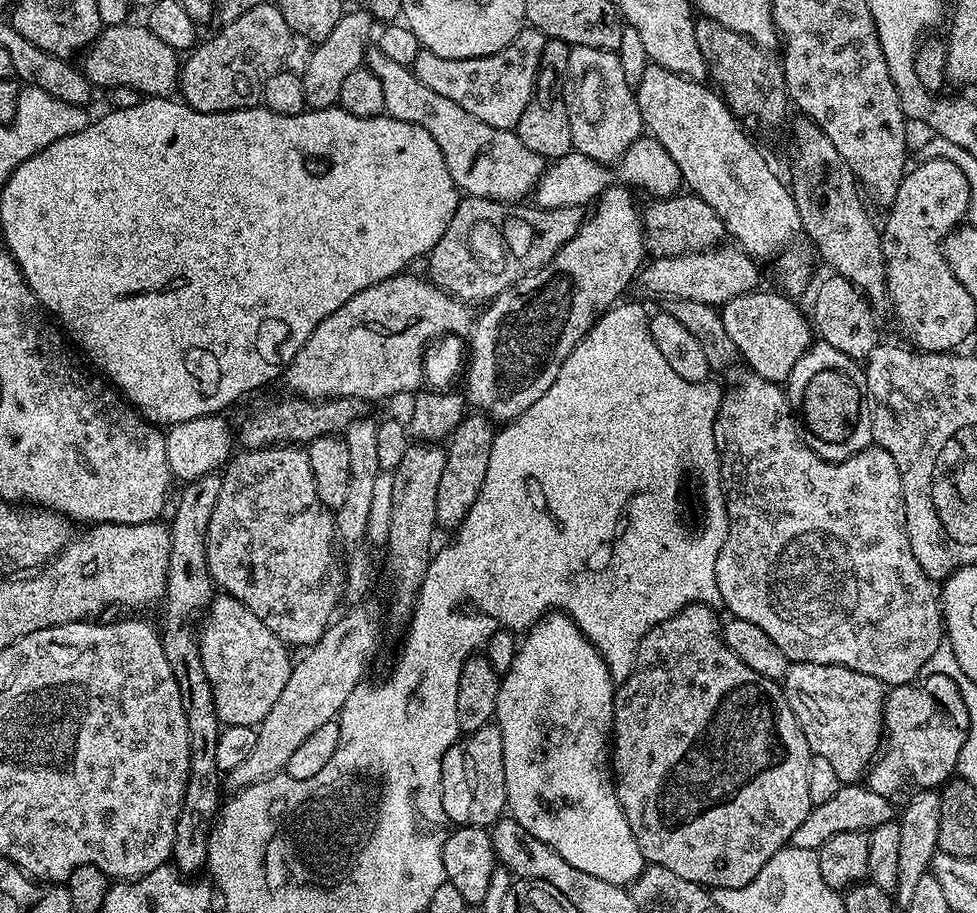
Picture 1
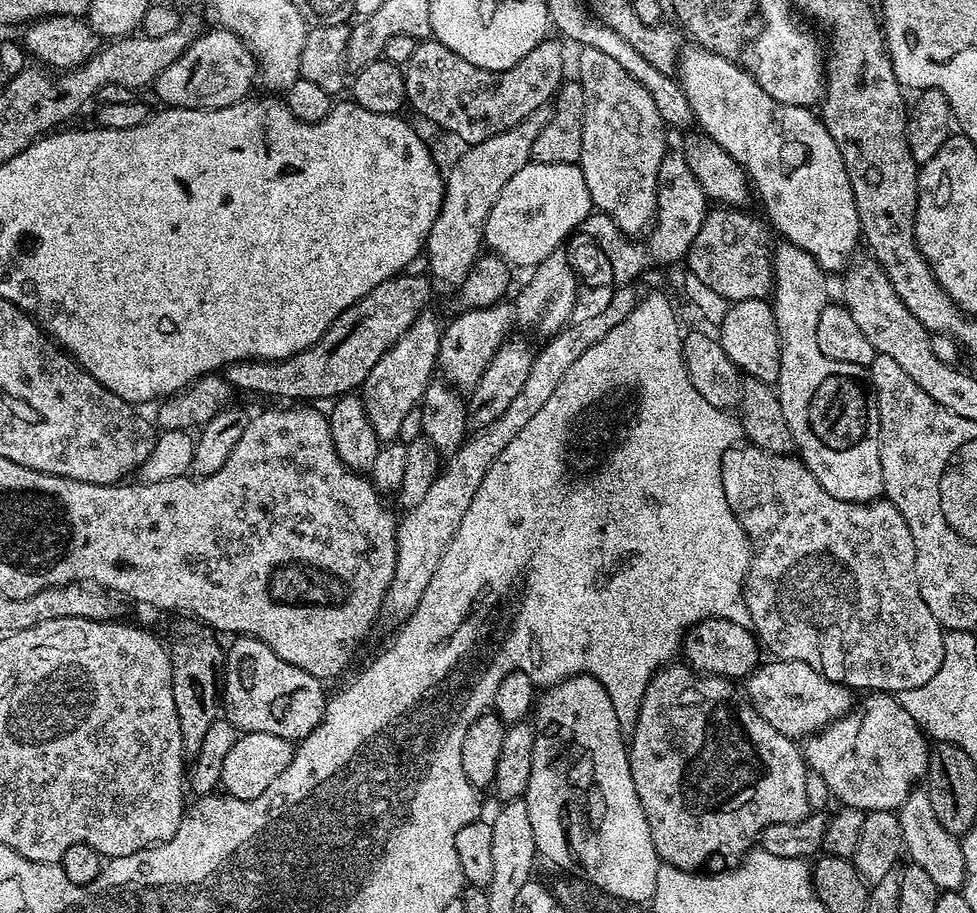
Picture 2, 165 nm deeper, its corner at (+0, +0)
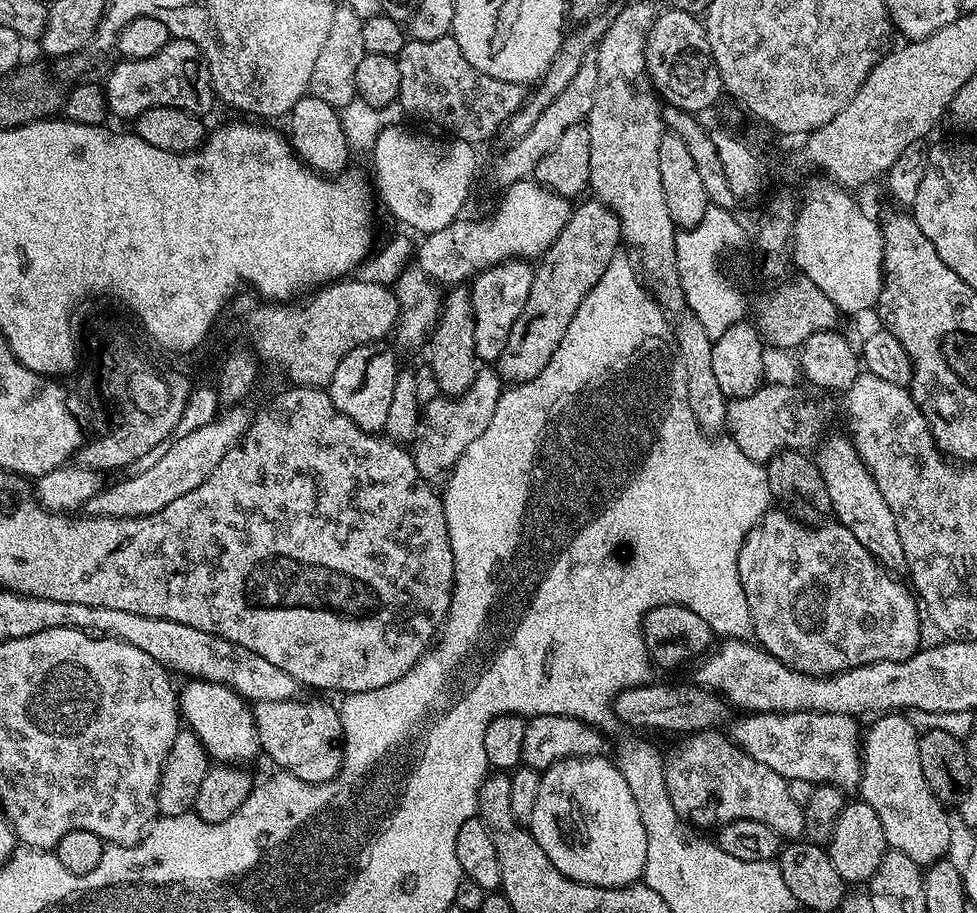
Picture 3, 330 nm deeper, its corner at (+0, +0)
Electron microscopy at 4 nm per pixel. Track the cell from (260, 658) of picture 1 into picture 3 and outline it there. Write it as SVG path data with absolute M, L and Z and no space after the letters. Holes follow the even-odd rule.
M283 700L262 702L254 708L256 733L263 755L268 755L279 771L294 774L302 782L324 784L333 780L344 765L344 731L340 713L320 700Z

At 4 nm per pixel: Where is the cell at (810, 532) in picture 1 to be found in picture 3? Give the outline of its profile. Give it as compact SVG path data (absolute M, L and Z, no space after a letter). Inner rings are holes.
M770 510L764 515L763 520L758 524L758 535L756 540L756 556L742 554L738 558L740 567L740 581L742 590L746 590L746 602L750 606L752 615L752 630L755 639L760 647L768 651L771 656L777 656L783 664L788 667L805 672L811 676L833 676L836 672L845 672L858 666L867 664L877 664L878 662L898 662L910 658L914 653L920 651L922 641L920 641L920 616L922 620L922 608L917 597L910 591L907 583L899 584L897 577L891 572L887 572L873 556L868 553L866 546L850 534L838 522L824 522L819 526L809 526L801 524L799 520L788 515L783 510Z

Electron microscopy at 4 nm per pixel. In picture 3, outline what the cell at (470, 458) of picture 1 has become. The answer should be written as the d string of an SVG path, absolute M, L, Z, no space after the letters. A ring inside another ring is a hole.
M588 199L580 202L585 204L580 204L577 208L575 205L571 209L566 226L562 226L562 234L558 234L558 238L554 238L554 242L544 251L544 255L539 257L534 268L534 282L530 286L530 298L526 298L526 306L522 306L522 314L518 314L518 322L514 322L510 330L510 338L506 338L506 350L502 350L500 357L494 361L501 381L509 385L525 384L530 378L538 378L538 374L542 374L546 362L550 362L550 357L554 355L554 350L558 350L558 342L562 342L574 314L578 314L582 298L586 298L586 294L594 290L598 278L606 274L606 266L610 266L610 262L618 255L619 248L616 247L621 247L622 244L618 218L601 200Z

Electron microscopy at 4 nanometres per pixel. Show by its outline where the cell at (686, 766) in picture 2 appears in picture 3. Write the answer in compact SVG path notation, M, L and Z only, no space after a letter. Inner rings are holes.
M705 730L685 740L688 741L664 762L670 802L674 802L681 820L700 830L716 830L735 820L753 820L770 826L789 841L803 837L804 810L790 796L790 786L782 774L750 758L720 730Z

